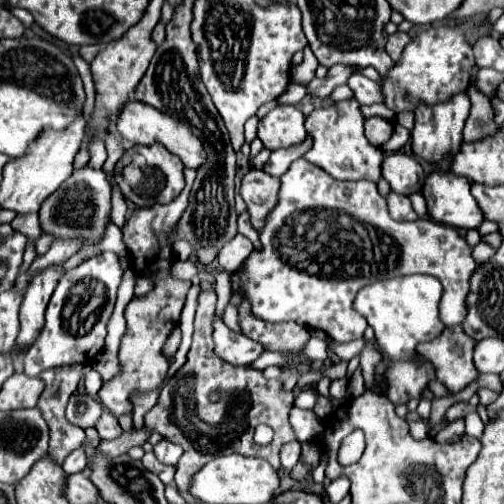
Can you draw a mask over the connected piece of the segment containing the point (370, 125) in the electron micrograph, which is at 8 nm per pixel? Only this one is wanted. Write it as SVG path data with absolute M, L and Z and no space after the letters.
M380 116L366 118L366 138L372 146L380 146L388 142L392 132L394 132L394 124L390 120L380 118Z

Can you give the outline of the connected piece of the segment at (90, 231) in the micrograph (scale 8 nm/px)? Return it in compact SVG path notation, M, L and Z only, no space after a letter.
M76 168L60 188L44 200L40 208L42 230L54 240L80 240L82 246L96 244L104 238L106 226L110 224L112 202L110 202L110 184L102 170L94 168Z

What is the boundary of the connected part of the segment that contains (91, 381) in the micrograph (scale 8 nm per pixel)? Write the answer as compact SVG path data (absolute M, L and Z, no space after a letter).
M92 368L92 370L86 372L84 382L86 382L86 392L88 392L90 396L96 396L98 390L100 390L100 386L102 386L102 376L100 376L100 372L96 372L96 370Z

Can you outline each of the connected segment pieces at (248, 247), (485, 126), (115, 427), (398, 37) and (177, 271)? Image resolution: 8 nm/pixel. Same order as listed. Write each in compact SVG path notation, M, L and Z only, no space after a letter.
M236 234L220 252L218 264L222 270L226 272L234 272L236 268L240 268L240 264L244 264L244 260L250 256L250 252L254 250L252 242L248 238L244 238L242 234Z
M472 86L466 92L472 102L472 112L464 126L464 140L478 140L492 132L498 132L500 126L494 124L494 110L490 106L490 98L486 98L482 92L478 92Z
M104 412L104 416L100 416L100 418L102 420L98 420L96 430L98 430L98 434L100 434L102 440L114 440L116 436L122 434L122 428L120 428L116 416L112 416L110 412Z
M396 32L396 34L392 34L390 38L388 38L388 44L386 44L386 52L390 54L390 58L396 62L396 60L400 60L400 56L402 56L402 50L404 50L404 46L410 42L410 36L408 34L404 34L404 32Z
M176 260L176 262L172 264L170 272L172 272L172 276L178 278L178 280L192 280L192 278L198 274L198 266L196 266L194 260L184 260L184 262Z

